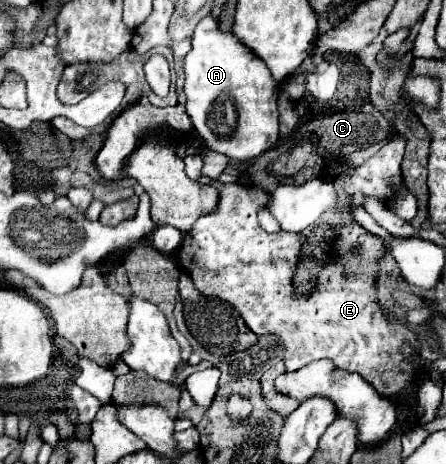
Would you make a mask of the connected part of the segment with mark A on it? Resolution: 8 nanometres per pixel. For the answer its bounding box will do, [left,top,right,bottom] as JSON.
[184,16,278,162]

